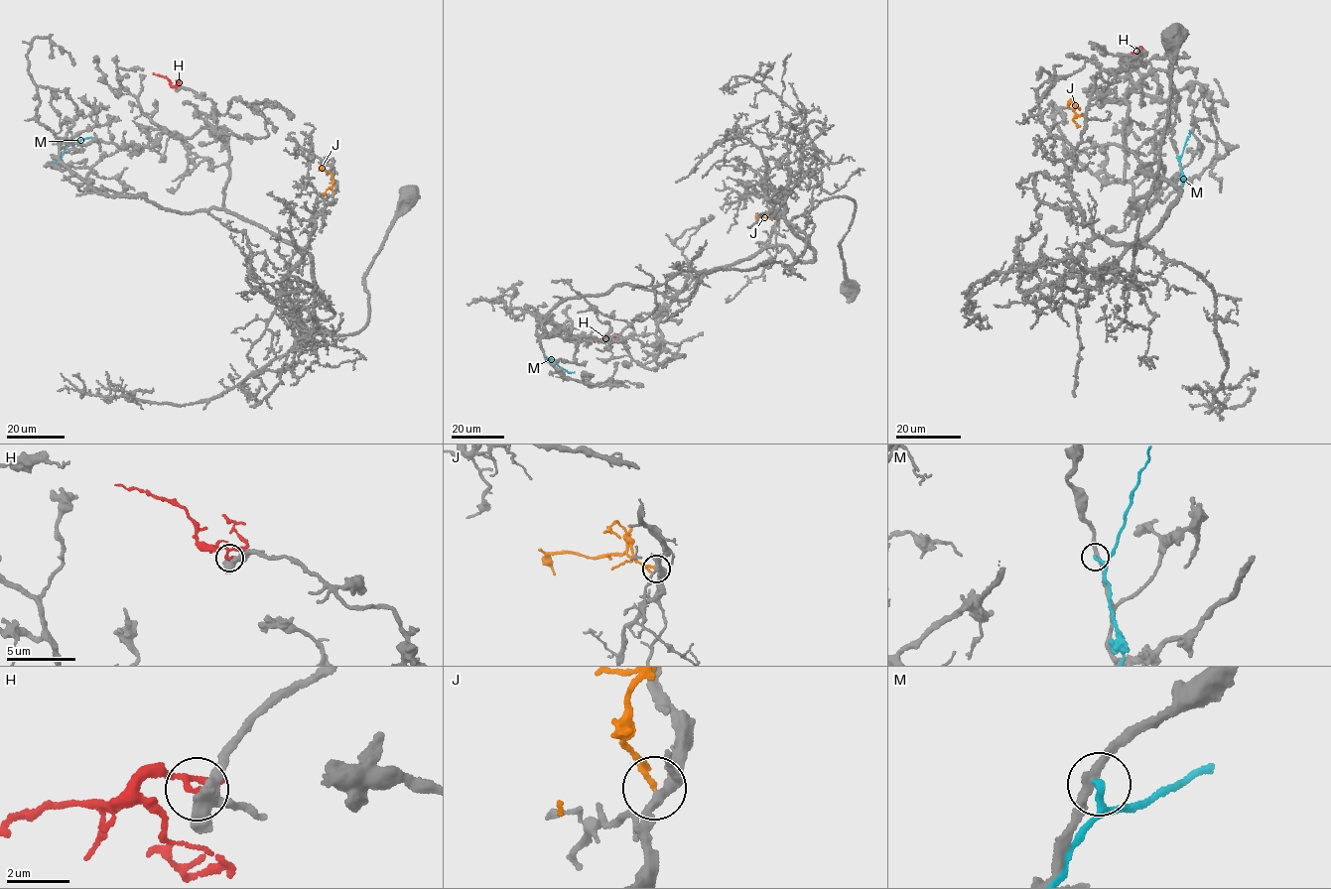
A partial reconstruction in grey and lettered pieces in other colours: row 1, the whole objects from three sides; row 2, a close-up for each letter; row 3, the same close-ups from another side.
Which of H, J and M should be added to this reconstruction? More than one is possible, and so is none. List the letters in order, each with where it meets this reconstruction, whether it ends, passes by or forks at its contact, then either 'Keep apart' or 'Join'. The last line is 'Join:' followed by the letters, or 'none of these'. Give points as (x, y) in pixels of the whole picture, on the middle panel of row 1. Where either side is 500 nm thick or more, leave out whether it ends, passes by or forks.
H: Touches grey at (618, 335). It passes by. Keep apart
J: Touches grey at (777, 219). It passes by. Join
M: Touches grey at (552, 361). It passes by. Keep apart
Join: J

